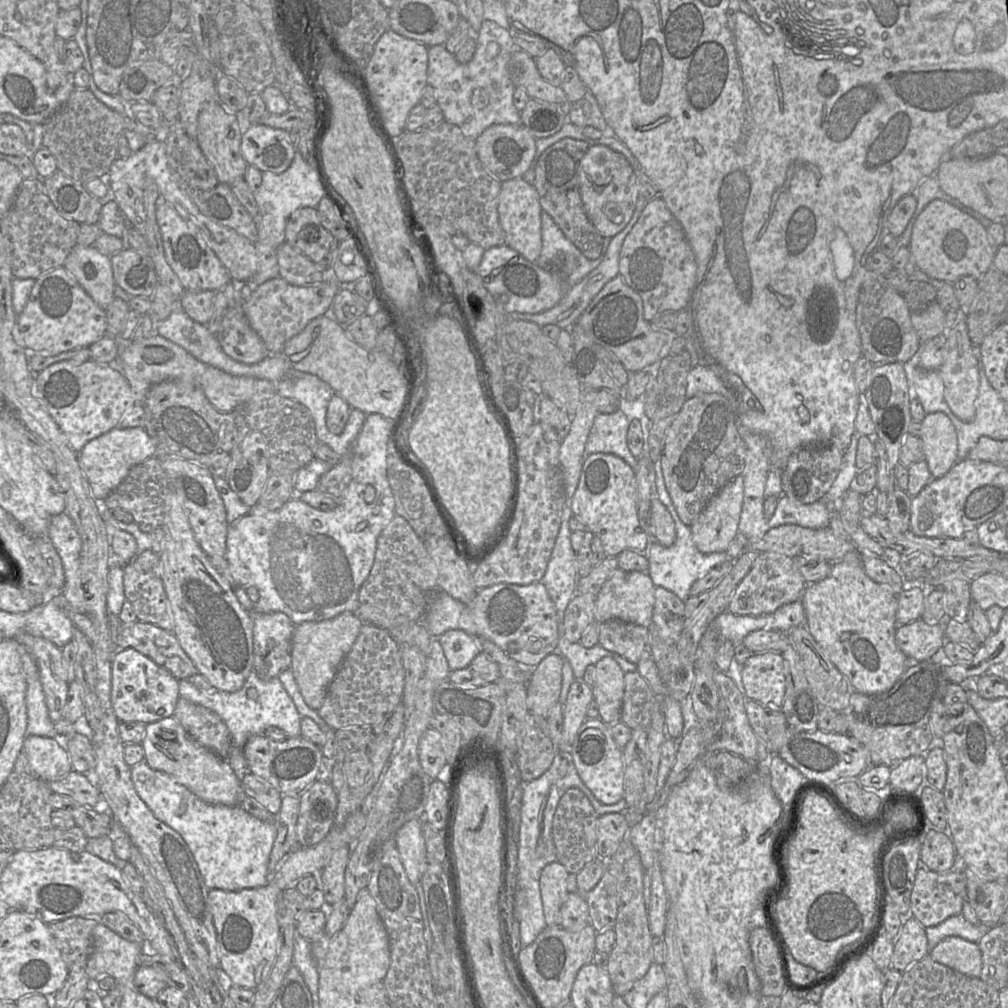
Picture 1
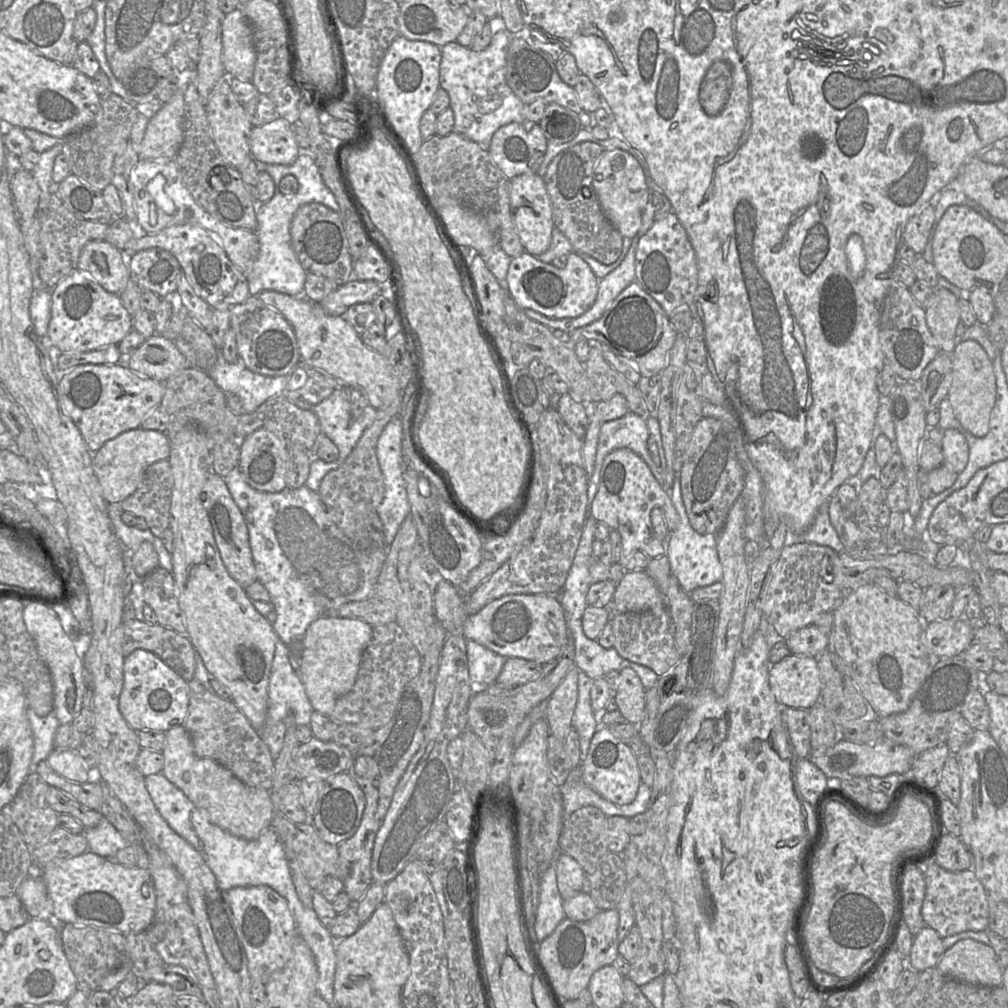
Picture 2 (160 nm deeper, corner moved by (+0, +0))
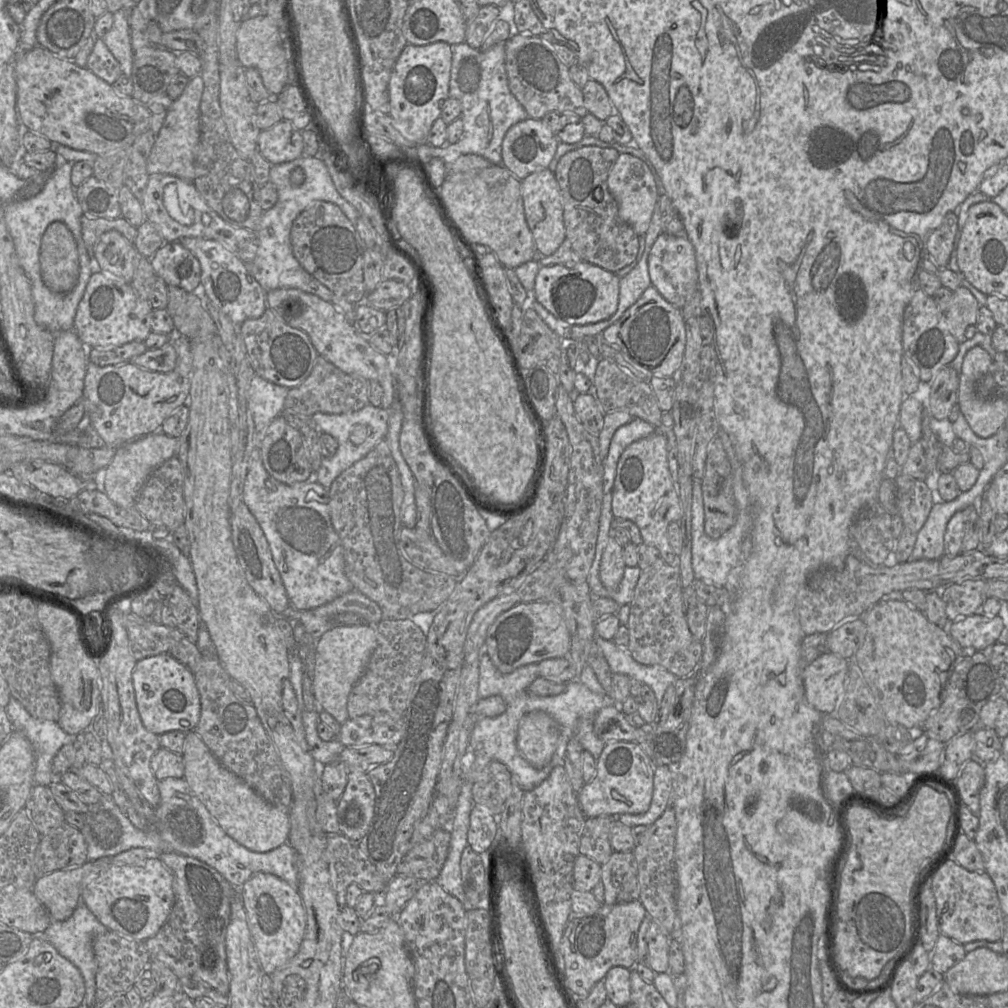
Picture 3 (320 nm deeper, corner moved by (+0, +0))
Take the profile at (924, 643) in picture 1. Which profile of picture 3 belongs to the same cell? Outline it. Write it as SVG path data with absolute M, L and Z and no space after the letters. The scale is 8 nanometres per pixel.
M975 613L966 617L950 622L947 628L947 633L964 649L966 650L983 650L986 647L998 642L1003 630L1003 620L997 615L988 616L983 613Z

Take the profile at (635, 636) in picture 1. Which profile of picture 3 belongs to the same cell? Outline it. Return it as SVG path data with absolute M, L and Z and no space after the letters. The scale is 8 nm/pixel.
M659 558L649 568L641 571L635 587L634 598L630 603L629 620L626 626L629 630L627 649L638 663L660 665L677 678L692 675L700 670L703 647L701 641L694 638L687 624L684 612L683 588L678 566L670 565Z

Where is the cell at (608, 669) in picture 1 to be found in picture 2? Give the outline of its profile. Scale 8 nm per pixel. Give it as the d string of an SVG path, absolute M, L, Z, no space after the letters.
M630 668L612 672L605 677L613 689L613 701L626 722L638 726L645 717L645 688Z

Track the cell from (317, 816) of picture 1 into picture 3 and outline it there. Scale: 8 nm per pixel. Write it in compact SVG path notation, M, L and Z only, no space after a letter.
M350 771L345 790L337 802L339 831L352 841L366 834L375 807L374 787L362 771Z

